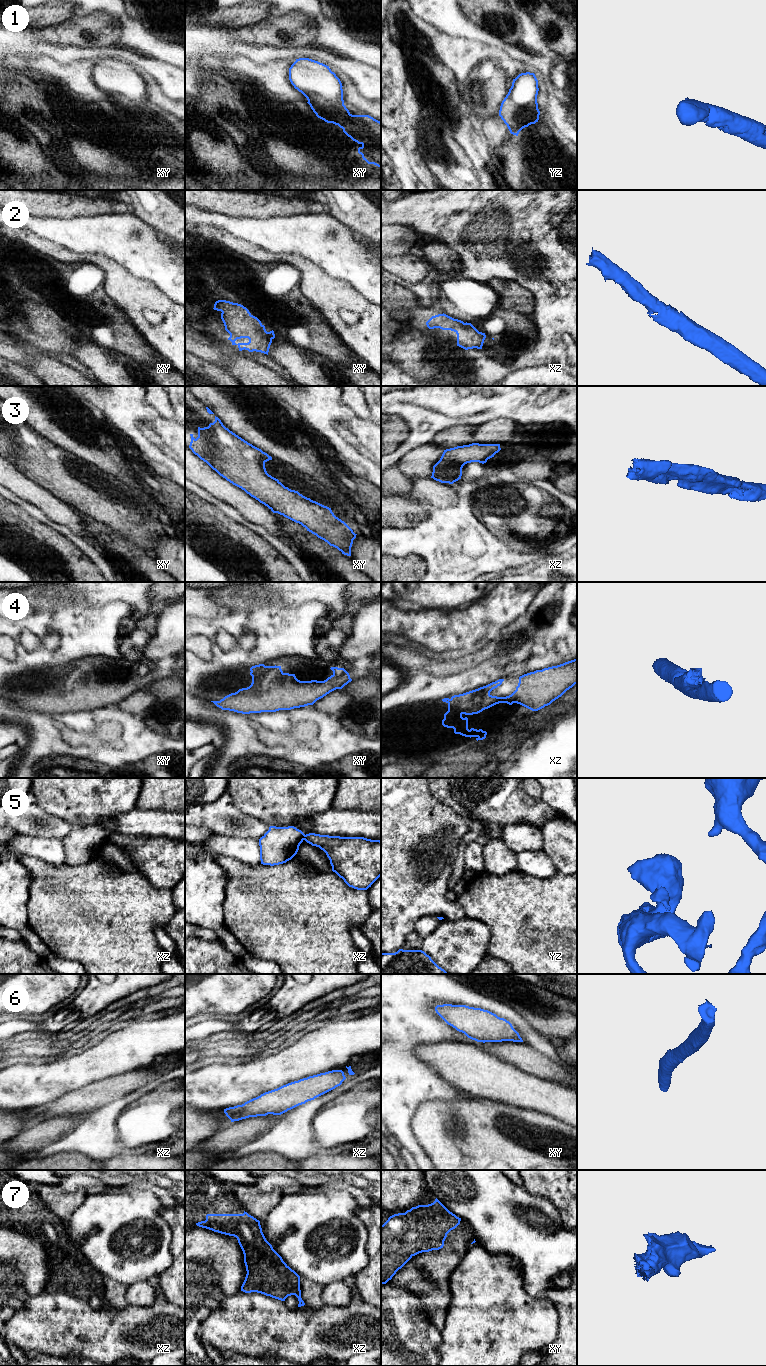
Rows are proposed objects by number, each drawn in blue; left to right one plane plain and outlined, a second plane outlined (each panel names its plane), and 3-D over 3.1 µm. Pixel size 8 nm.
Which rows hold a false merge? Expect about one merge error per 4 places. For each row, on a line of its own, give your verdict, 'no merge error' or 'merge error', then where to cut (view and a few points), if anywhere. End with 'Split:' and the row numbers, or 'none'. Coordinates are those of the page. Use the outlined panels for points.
1: no merge error; no cut
2: no merge error; no cut
3: no merge error; no cut
4: no merge error; no cut
5: merge error; cut in xz along (305, 835), (303, 839)
6: no merge error; no cut
7: no merge error; no cut
Split: 5

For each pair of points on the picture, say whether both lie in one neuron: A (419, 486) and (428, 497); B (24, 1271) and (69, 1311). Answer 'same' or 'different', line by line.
A: same
B: different

